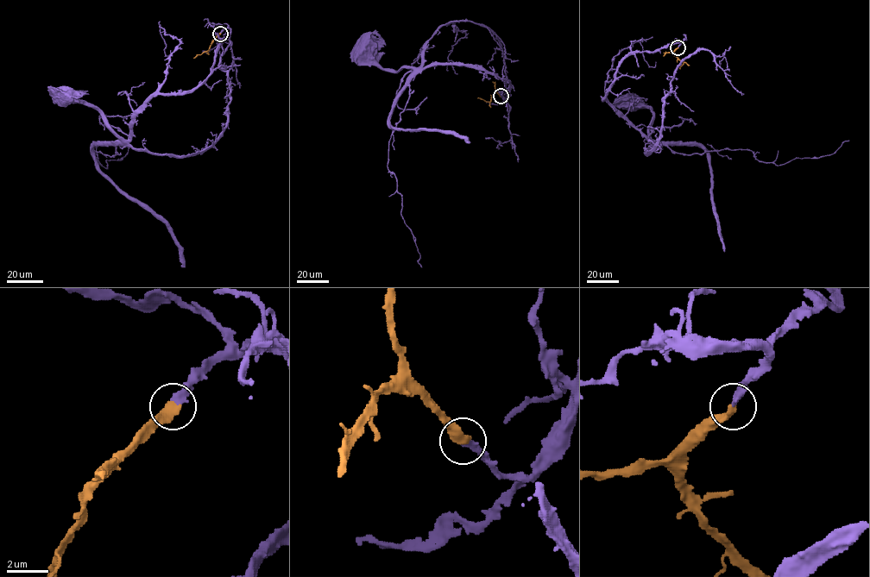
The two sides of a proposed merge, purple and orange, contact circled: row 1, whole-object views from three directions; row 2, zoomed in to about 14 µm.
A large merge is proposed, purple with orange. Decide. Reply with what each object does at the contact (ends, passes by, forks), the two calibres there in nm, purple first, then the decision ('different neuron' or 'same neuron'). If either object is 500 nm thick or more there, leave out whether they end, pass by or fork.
purple ends there; orange ends there; 340 nm thick on the purple side, 440 nm on the other; same neuron

